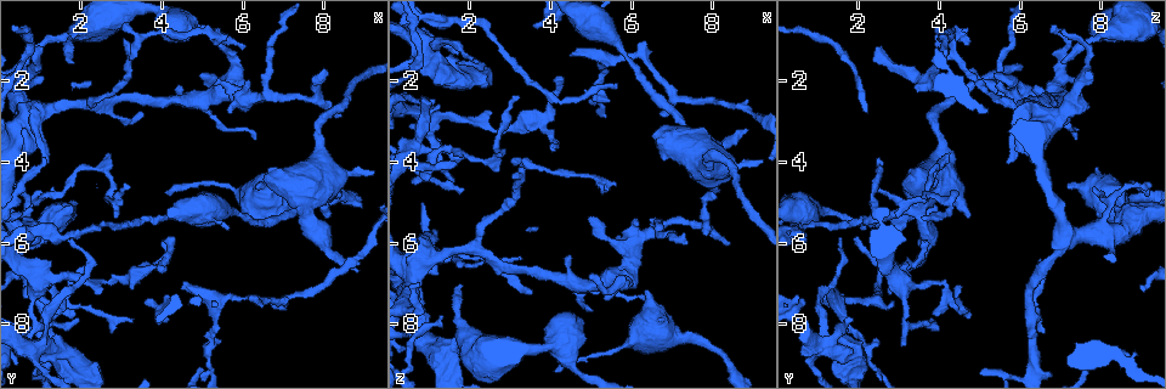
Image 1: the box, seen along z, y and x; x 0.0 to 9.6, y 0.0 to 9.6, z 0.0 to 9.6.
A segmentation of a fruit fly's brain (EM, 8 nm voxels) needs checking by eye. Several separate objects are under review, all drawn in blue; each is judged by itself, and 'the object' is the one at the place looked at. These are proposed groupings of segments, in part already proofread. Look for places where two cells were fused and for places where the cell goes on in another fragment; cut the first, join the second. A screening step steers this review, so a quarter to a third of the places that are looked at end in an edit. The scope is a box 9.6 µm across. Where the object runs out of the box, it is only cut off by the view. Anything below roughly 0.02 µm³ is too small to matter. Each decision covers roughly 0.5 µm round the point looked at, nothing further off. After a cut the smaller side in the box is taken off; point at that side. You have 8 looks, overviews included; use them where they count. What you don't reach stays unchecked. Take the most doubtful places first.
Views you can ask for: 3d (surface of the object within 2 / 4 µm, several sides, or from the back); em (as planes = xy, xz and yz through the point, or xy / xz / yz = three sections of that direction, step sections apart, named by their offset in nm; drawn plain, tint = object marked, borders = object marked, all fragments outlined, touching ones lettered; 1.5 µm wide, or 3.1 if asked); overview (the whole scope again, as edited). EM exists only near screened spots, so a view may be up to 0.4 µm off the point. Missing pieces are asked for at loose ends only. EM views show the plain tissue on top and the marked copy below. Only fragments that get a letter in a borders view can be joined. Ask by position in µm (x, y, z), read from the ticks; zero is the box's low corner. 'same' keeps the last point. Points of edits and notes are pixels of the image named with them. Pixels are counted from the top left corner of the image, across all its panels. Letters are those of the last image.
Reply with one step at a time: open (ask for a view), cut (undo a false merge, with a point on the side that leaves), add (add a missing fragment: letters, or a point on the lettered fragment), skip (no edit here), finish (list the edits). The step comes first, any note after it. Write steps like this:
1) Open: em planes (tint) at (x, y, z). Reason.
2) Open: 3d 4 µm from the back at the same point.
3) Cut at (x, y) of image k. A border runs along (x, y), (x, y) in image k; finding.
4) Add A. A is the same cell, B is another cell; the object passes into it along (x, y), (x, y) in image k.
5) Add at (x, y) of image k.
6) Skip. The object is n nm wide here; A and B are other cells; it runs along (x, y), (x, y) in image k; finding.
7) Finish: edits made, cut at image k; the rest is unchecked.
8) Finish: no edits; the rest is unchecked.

Open: 3d 4 µm at (1.80, 1.60, 7.00). An open end.

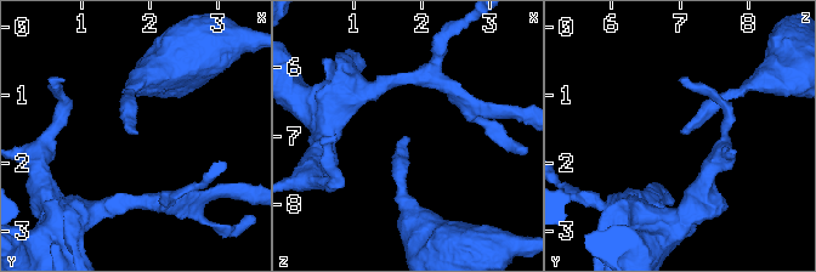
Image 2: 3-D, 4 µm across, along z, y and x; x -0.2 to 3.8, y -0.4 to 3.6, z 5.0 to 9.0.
Open: em planes (borders) at (1.85, 1.55, 7.05). Shape alone is not enough.

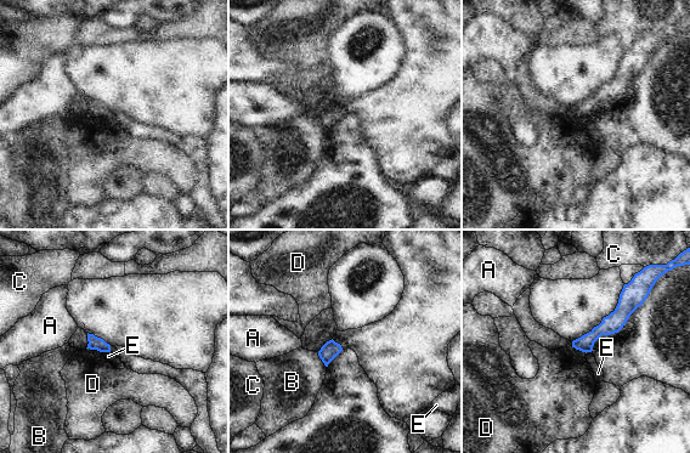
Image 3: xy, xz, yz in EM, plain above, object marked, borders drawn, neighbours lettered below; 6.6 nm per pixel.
Skip. A, B, C, D and E are other cells; a border runs along (86, 347), (102, 352) in image 3; no lettered fragment goes on from it.

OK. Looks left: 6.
Open: em yz step 8 (borders) at (8.05, 1.75, 4.70). Branch stops here.

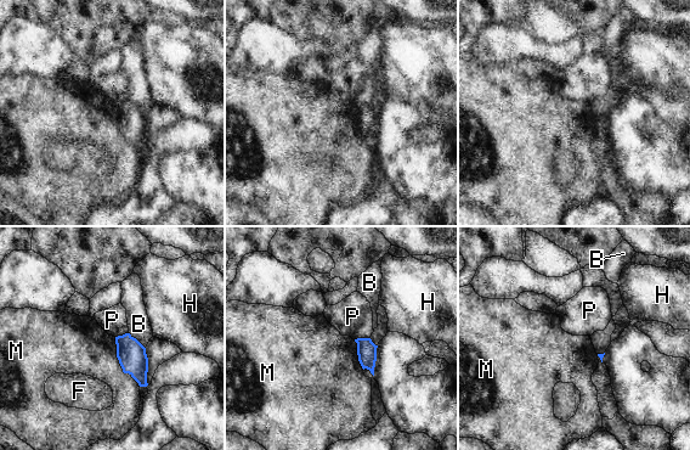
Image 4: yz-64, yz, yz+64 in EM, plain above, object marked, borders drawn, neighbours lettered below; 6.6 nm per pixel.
Open: em planes (borders) at the same point. Another direction.

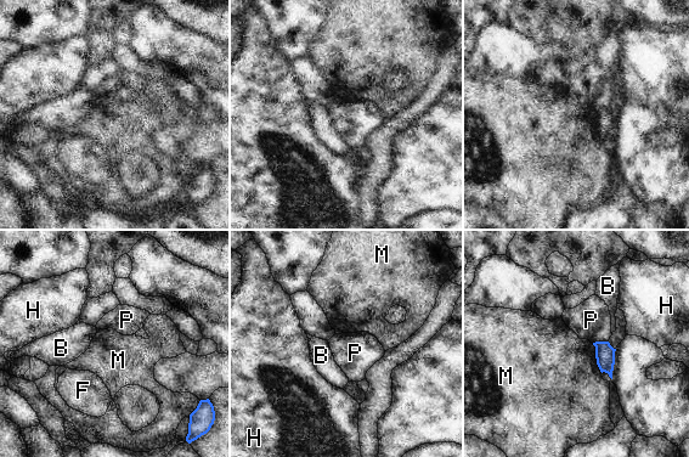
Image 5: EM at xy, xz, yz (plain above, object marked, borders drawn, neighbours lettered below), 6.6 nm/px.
Skip. B, F, H, M and P are other cells; a border runs along (592, 343), (596, 364), (602, 372) in image 5; none of them fits.

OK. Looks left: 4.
Open: 3d 2 µm at (1.15, 4.05, 5.65). An open end.

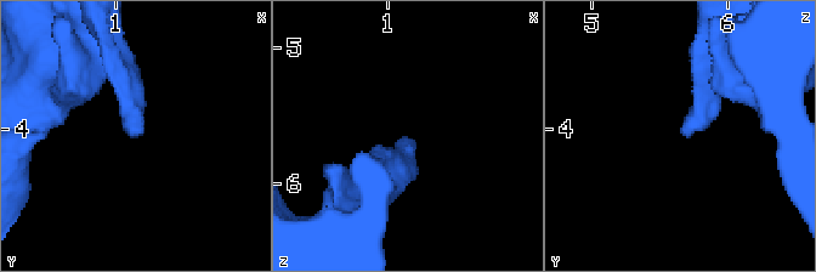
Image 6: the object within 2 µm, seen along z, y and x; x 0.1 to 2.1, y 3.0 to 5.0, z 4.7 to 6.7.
Open: em xz step 8 (tint) at (1.18, 4.04, 5.70).

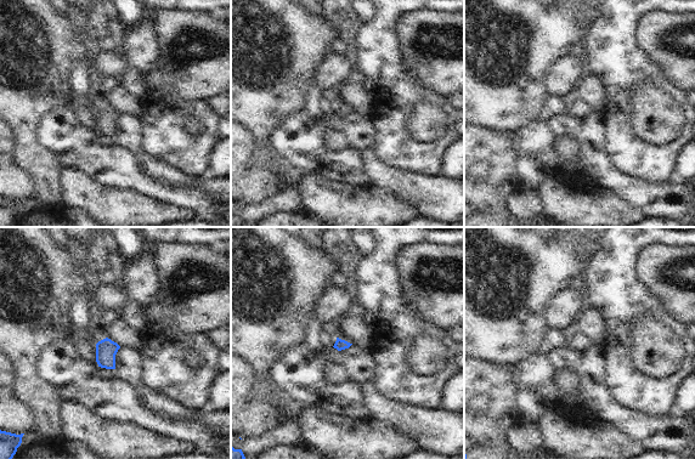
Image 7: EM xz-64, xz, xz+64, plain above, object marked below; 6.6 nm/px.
Open: em xz step 8 (borders) at the same point.

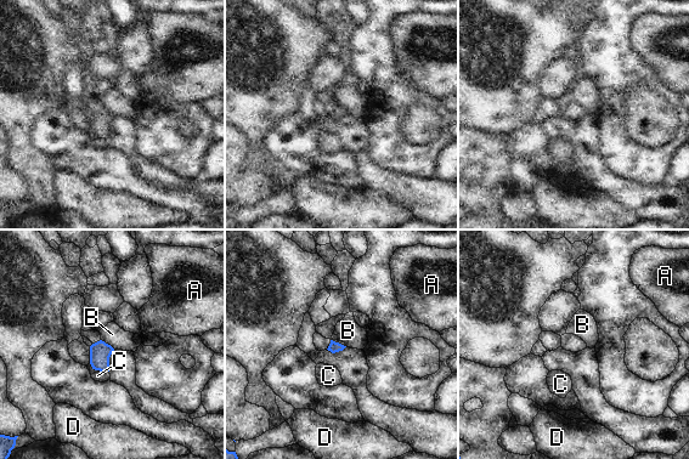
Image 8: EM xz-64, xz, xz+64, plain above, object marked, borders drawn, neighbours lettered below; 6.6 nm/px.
Skip. A, B, C and D are other cells; a border runs along (101, 339), (114, 349) in image 8; none of them fits.

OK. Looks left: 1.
Finish: no edits; the rest is unchecked.

